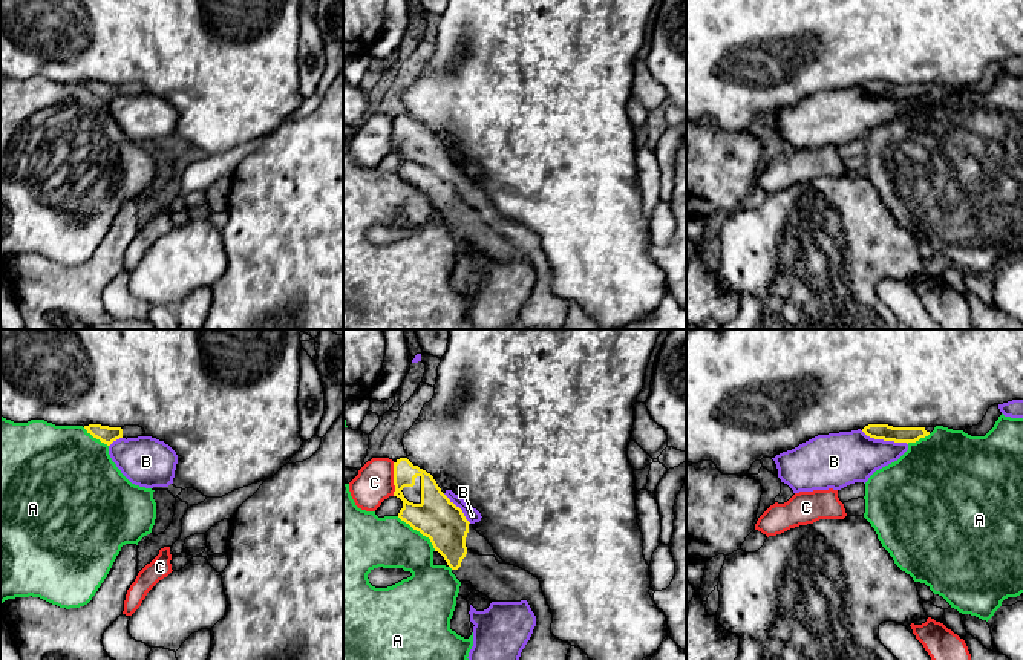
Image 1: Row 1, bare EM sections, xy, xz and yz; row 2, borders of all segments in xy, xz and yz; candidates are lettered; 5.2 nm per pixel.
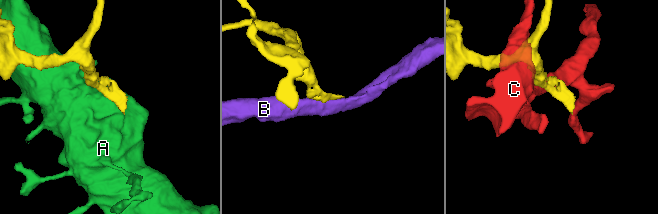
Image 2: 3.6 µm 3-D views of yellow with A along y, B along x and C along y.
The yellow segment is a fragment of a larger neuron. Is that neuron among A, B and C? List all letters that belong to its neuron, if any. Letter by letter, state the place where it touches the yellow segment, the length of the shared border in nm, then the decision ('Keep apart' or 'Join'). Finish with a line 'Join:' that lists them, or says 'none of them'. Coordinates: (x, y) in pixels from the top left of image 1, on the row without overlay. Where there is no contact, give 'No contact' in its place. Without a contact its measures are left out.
A: Touches yellow at xz (418, 187). Shared border 280 nm. Keep apart
B: Touches yellow at yz (884, 97). Shared border 260 nm. Keep apart
C: Touches yellow at xz (394, 137). Shared border 180 nm. Keep apart
Join: none of them

